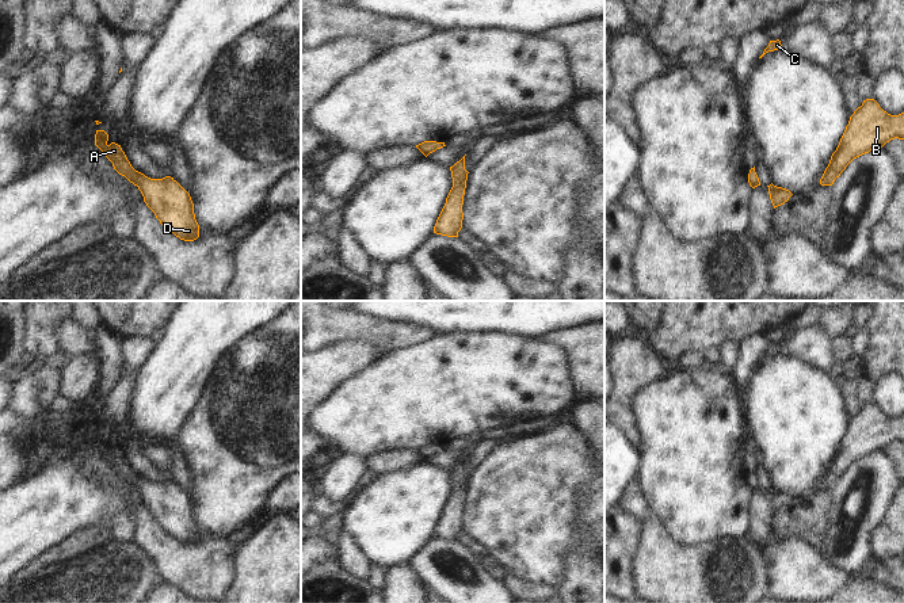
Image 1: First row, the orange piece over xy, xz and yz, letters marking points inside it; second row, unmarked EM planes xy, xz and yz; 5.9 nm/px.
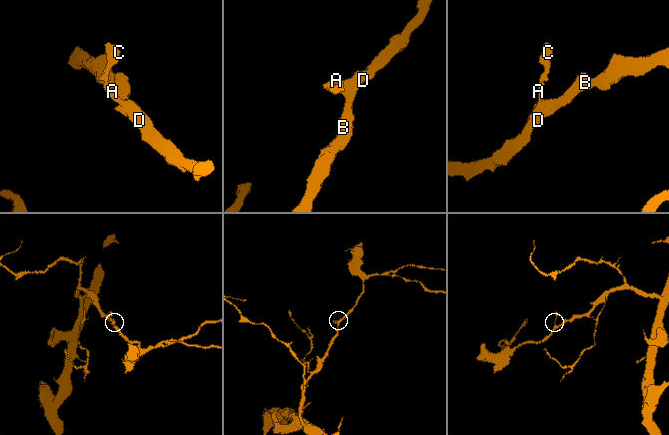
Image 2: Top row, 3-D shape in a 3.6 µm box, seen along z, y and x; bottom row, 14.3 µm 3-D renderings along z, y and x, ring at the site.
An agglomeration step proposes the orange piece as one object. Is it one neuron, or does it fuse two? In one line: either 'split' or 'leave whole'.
leave whole

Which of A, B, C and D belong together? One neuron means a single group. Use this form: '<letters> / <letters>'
A B C D

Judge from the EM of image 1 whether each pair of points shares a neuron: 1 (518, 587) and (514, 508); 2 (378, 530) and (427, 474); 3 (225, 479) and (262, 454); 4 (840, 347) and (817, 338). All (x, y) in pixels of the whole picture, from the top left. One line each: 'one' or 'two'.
1: two
2: one
3: one
4: two

